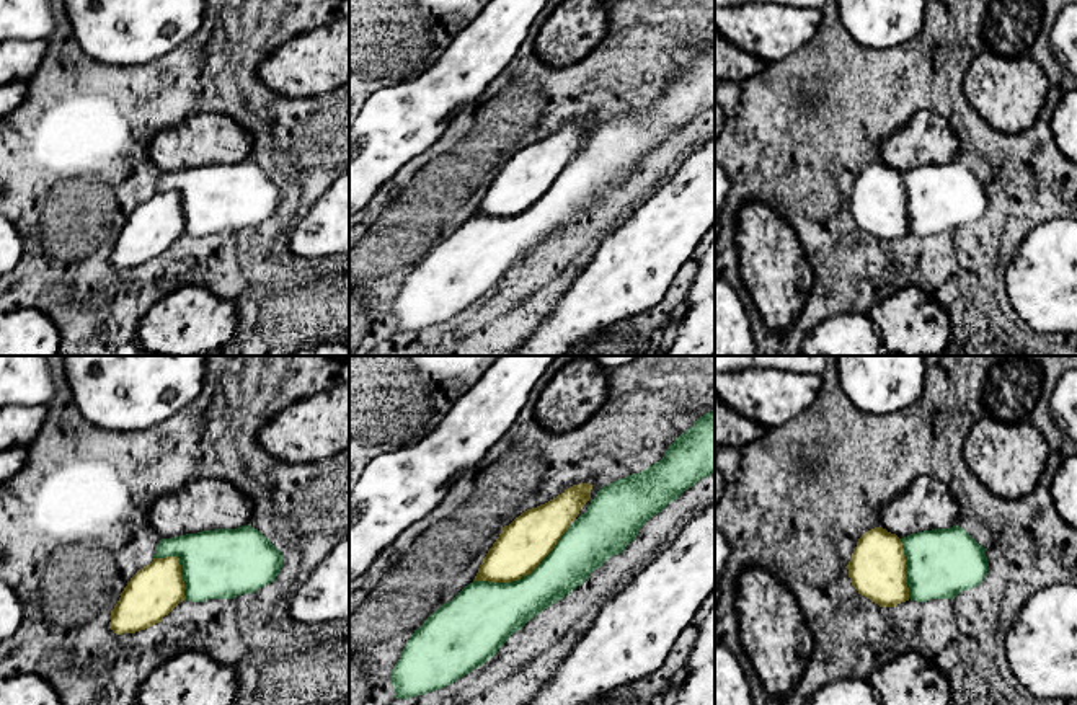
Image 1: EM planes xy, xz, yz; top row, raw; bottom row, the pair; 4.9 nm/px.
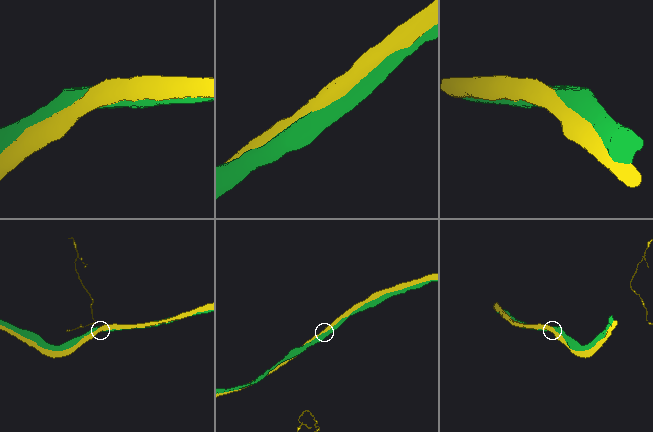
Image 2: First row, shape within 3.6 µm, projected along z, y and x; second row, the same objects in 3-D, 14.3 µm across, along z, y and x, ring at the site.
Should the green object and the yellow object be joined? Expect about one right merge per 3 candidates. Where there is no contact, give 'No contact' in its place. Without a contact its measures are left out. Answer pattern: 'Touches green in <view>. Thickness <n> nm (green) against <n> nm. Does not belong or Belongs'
Touches green in xz. Thickness 280 nm (green) against 240 nm. Does not belong

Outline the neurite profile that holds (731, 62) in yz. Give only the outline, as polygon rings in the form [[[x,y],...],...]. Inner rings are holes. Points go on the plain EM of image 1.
[[[715,28],[715,78],[741,82],[759,73],[767,62],[747,54],[723,38]]]

